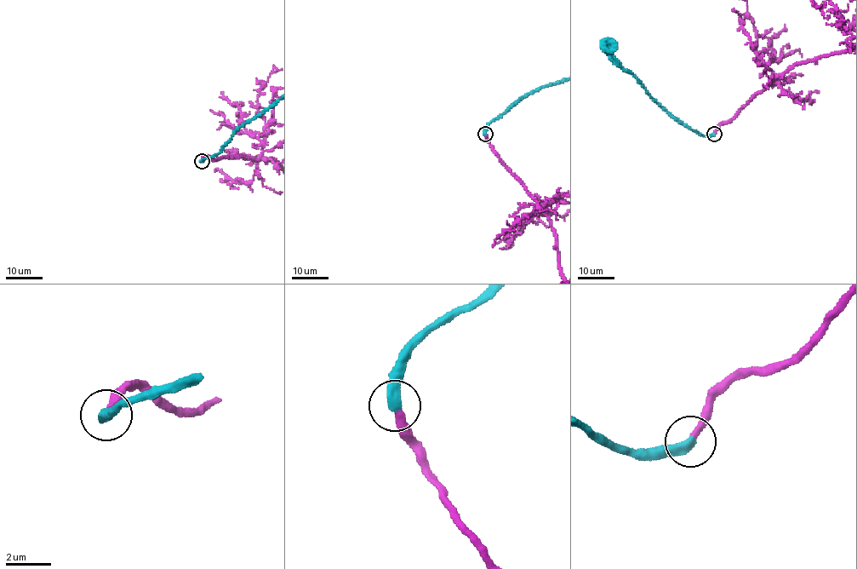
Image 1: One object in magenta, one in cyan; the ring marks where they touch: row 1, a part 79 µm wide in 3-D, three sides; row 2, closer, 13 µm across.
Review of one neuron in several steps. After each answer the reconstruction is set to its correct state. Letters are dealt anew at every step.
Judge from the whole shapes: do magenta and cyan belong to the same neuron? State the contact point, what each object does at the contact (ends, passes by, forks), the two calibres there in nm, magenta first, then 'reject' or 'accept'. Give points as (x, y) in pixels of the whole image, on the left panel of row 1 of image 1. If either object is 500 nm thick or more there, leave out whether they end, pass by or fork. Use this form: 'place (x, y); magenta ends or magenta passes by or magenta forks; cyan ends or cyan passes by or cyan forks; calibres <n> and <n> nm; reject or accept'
place (202, 161); magenta ends; cyan ends; calibres 320 and 440 nm; accept

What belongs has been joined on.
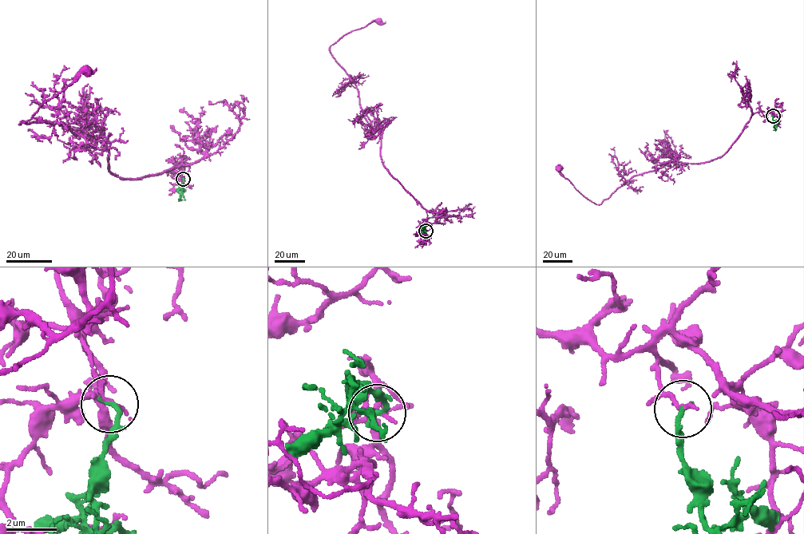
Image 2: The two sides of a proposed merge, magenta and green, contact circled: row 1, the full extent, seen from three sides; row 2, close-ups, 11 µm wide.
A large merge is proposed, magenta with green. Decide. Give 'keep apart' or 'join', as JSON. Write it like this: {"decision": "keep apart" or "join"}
{"decision": "keep apart"}

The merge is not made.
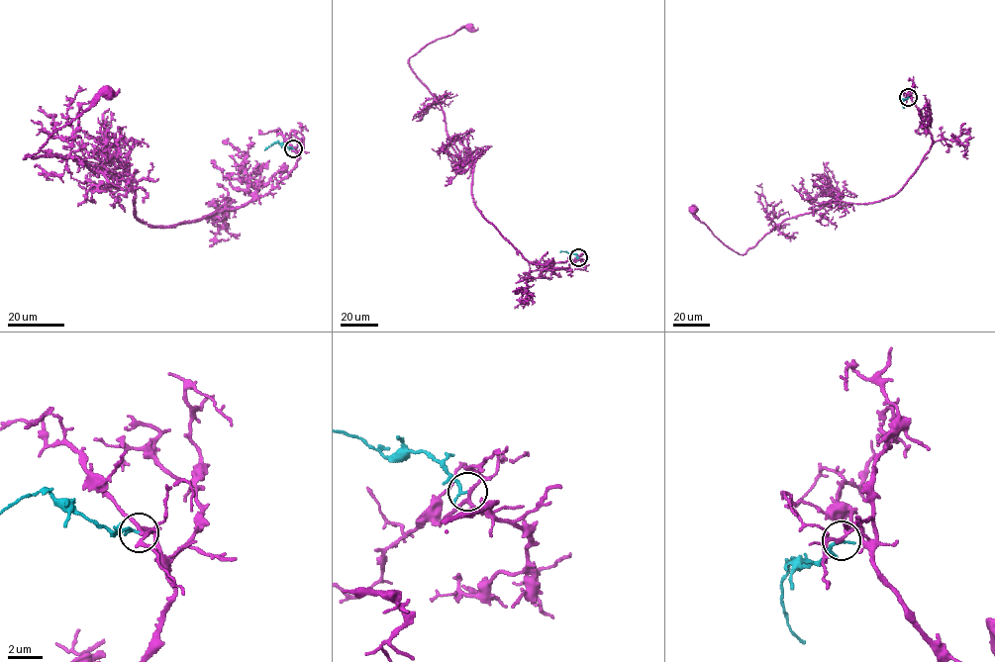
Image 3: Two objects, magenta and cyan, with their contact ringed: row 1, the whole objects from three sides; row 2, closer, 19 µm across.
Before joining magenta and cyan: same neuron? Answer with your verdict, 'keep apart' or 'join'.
join

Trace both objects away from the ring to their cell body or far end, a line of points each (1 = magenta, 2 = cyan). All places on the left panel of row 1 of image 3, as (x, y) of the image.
1: (293, 148), (298, 159), (267, 194), (154, 227), (136, 217), (135, 182), (77, 157), (25, 158), (107, 92)
2: (293, 148), (278, 141), (264, 149)

